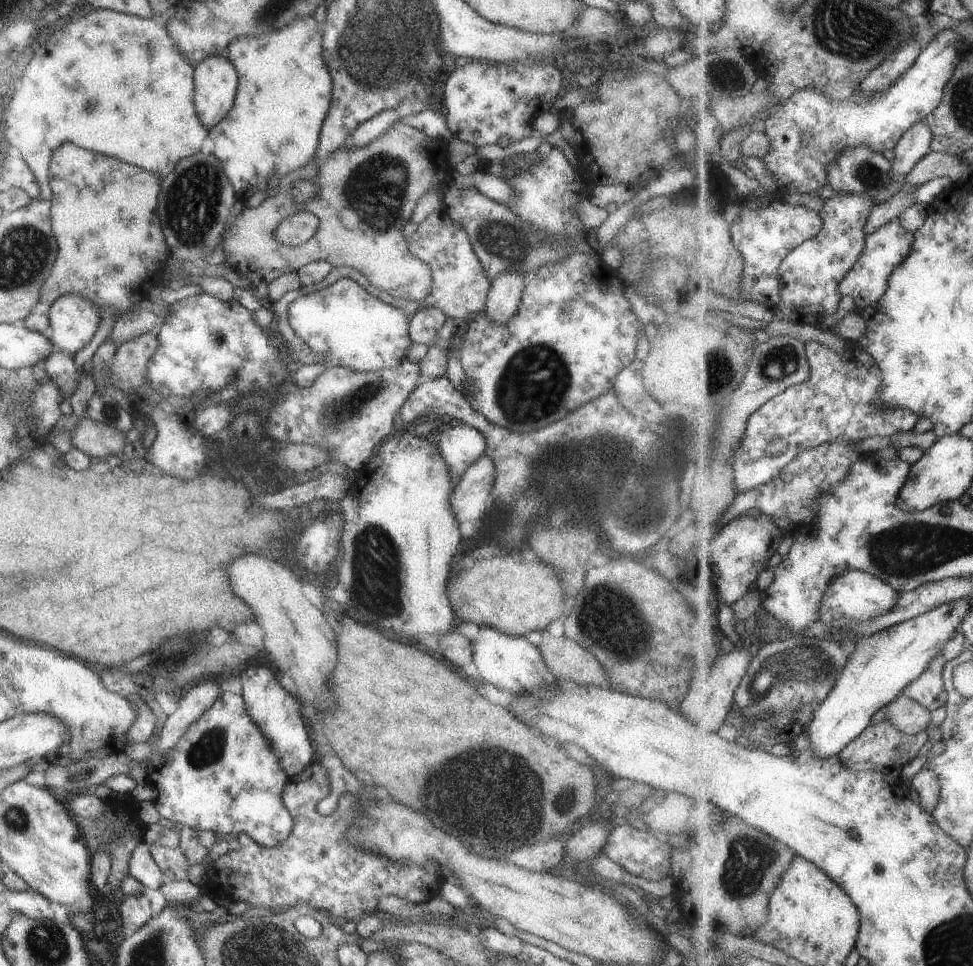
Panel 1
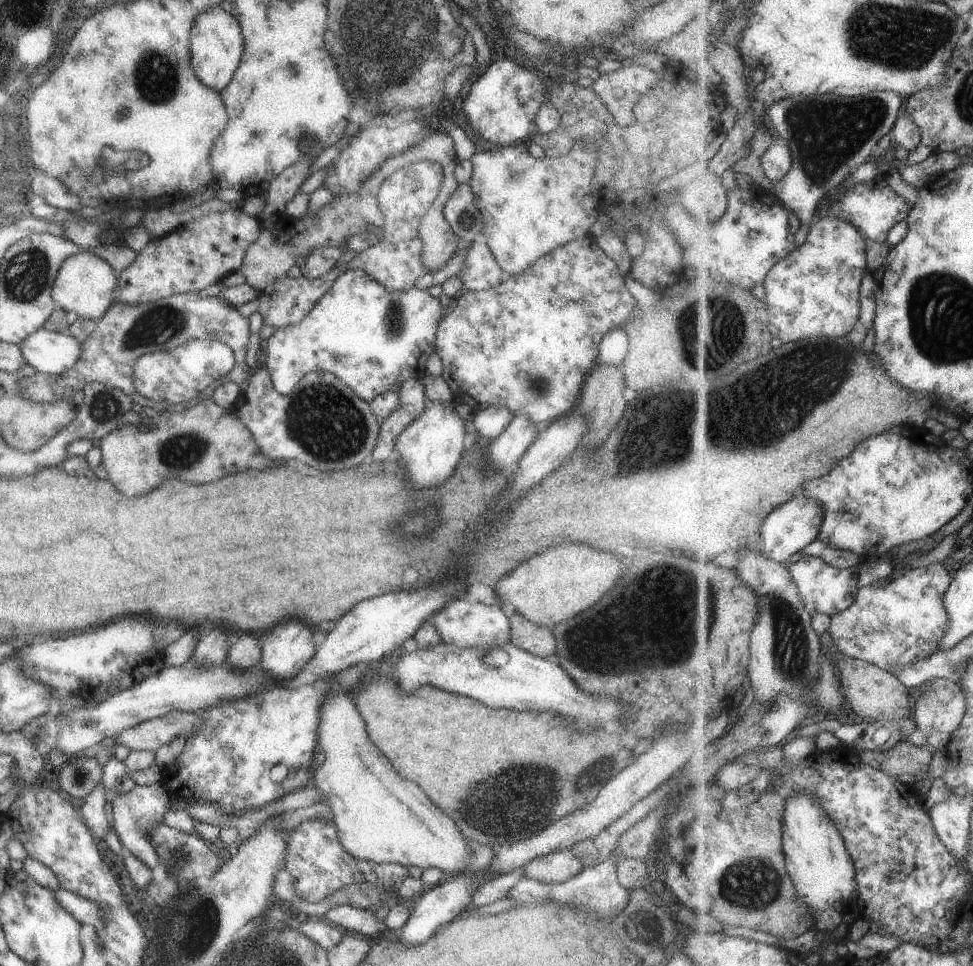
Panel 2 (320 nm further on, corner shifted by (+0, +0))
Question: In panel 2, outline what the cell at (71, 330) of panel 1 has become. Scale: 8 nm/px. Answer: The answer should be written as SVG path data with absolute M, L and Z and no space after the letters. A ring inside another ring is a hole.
M79 252L71 258L65 258L65 262L59 266L51 286L50 298L54 309L63 310L71 318L95 320L111 306L116 285L115 272L107 262L89 252Z

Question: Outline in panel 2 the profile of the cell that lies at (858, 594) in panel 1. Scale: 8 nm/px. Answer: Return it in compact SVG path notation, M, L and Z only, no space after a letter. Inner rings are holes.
M936 562L914 570L894 570L889 578L862 584L853 606L830 621L829 634L835 646L847 658L857 658L887 671L930 658L940 651L939 642L950 626L943 598L954 580L952 572L951 566Z

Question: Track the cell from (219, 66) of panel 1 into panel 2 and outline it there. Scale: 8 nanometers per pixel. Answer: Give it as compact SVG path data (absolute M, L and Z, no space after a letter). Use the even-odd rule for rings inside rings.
M220 6L196 14L191 30L189 30L189 65L197 81L219 92L227 86L232 75L239 66L243 40L236 18L223 12Z

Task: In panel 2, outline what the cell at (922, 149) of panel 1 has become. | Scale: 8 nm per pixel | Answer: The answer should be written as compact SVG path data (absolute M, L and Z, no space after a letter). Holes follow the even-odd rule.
M823 216L817 220L816 224L813 224L811 231L808 234L805 242L795 251L792 252L787 258L783 258L780 262L777 262L769 274L767 274L767 279L765 280L763 287L766 293L765 304L769 308L769 321L768 330L772 337L781 339L782 343L791 343L796 341L803 341L807 338L839 338L848 336L857 326L859 322L859 314L861 314L861 289L862 281L866 276L867 270L867 252L865 251L865 246L867 246L867 238L862 236L862 232L854 226L853 223L846 222L844 219L835 218L835 216Z

